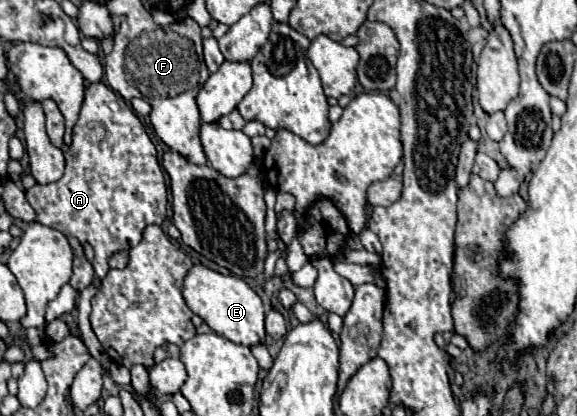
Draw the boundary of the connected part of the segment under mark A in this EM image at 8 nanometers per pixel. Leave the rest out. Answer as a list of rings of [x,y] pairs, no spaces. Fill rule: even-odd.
[[[92,83],[84,91],[84,103],[80,117],[72,129],[72,145],[66,155],[66,171],[60,181],[48,185],[34,185],[26,191],[26,199],[36,211],[36,221],[64,233],[66,237],[76,237],[80,243],[88,241],[96,257],[92,261],[96,279],[80,293],[78,301],[78,327],[82,339],[90,353],[108,367],[110,359],[102,353],[102,347],[90,327],[90,299],[94,297],[98,283],[108,273],[108,259],[112,253],[130,249],[142,239],[142,231],[148,223],[162,225],[166,219],[166,185],[162,167],[158,165],[156,147],[150,141],[144,125],[126,105],[124,97],[114,93],[104,83]],[[92,123],[102,123],[106,129],[106,139],[98,145],[90,145],[88,129]]]

